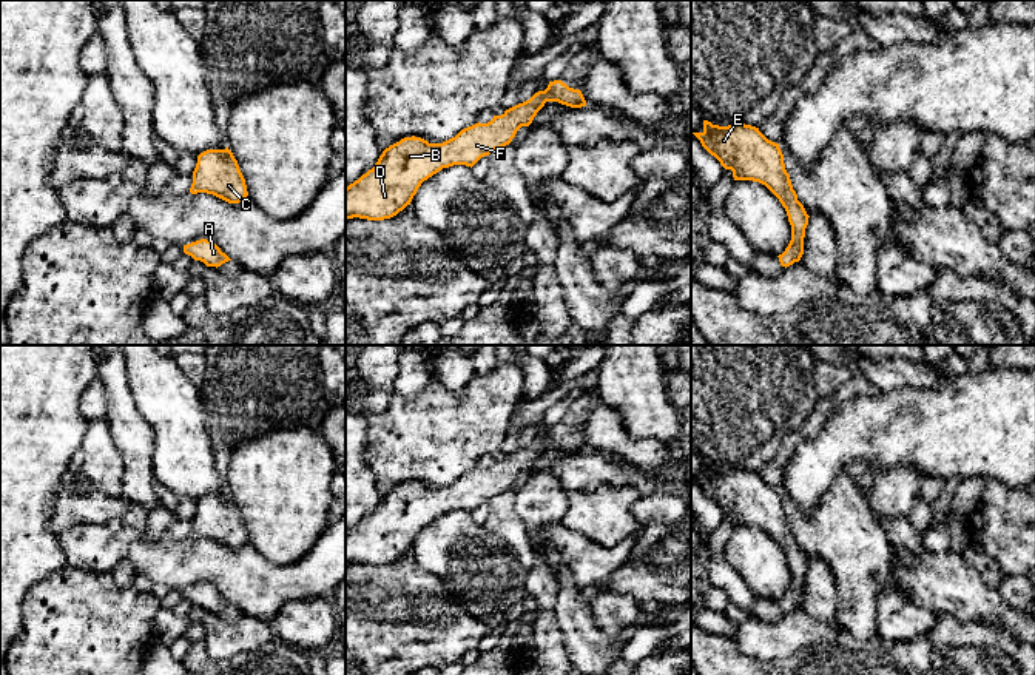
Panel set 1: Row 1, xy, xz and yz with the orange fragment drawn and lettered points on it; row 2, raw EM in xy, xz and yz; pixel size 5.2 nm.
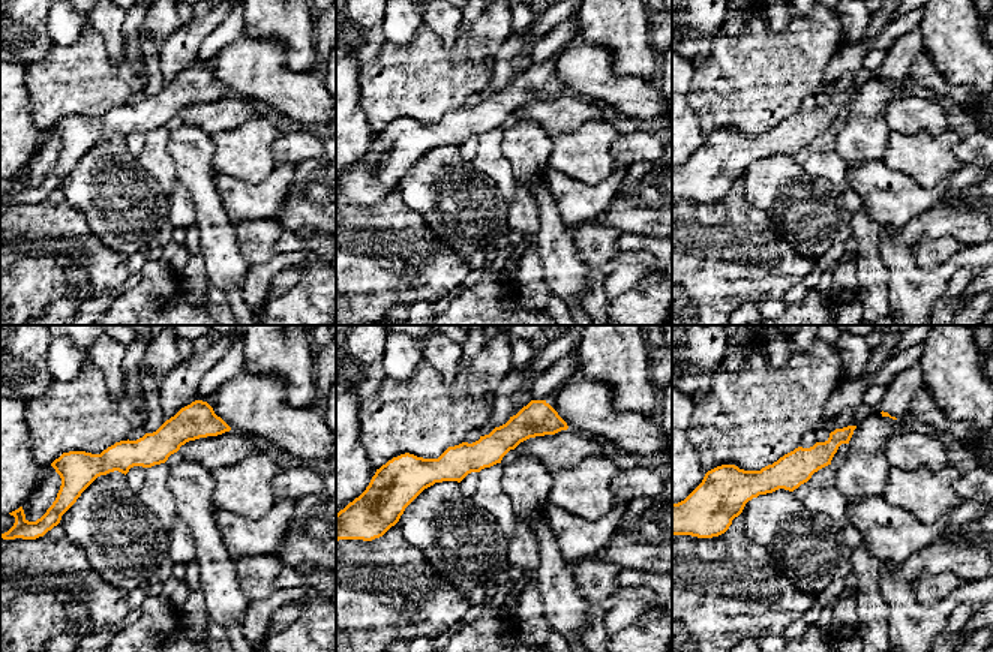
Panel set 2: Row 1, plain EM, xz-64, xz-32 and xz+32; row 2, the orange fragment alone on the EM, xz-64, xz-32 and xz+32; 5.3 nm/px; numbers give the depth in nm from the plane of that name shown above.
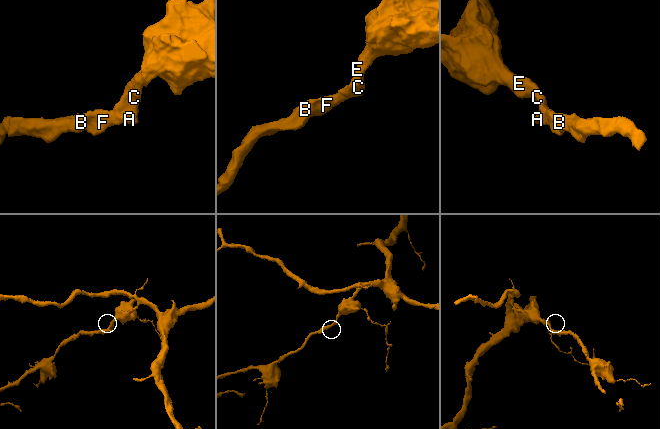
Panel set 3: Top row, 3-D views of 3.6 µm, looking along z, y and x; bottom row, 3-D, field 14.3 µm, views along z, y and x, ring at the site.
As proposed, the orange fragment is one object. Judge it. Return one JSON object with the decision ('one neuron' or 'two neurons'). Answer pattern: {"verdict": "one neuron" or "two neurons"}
{"verdict": "one neuron"}

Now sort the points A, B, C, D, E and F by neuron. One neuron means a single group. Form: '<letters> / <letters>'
A B C D E F

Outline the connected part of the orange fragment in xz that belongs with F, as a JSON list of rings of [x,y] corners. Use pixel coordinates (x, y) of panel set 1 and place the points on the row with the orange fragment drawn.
[[[554,80],[529,100],[494,116],[487,123],[467,126],[443,143],[412,136],[390,145],[372,170],[346,188],[346,219],[384,220],[396,216],[410,205],[421,183],[443,168],[472,168],[481,157],[509,145],[521,126],[532,123],[546,102],[586,106],[580,89]]]

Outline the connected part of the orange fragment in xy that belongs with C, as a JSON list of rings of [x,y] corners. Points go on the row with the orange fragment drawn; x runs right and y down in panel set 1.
[[[228,146],[207,149],[197,156],[190,193],[213,194],[228,203],[239,203],[248,196],[245,179]]]

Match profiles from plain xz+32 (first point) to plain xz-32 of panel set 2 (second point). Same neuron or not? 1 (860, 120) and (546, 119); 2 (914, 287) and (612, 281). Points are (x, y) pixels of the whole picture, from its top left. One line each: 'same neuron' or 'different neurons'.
1: different neurons
2: different neurons

